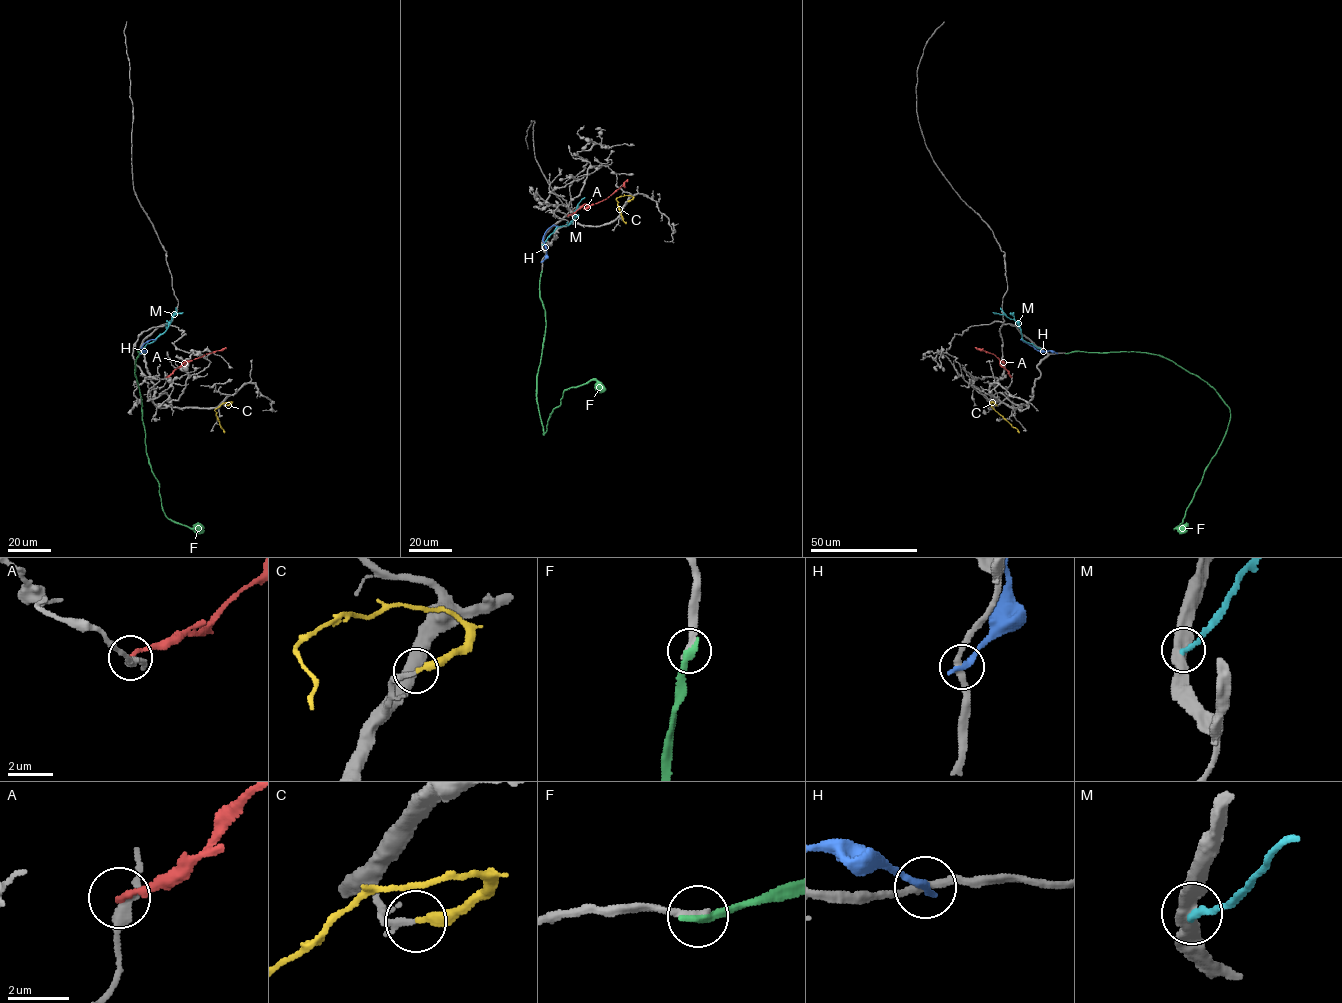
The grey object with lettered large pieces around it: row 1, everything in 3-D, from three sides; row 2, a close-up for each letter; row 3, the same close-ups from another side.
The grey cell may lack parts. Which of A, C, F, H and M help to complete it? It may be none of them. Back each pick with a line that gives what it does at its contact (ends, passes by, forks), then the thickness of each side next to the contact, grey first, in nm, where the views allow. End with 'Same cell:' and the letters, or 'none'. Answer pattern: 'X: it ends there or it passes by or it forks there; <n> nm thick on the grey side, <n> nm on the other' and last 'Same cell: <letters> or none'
C: it ends there; 220 nm thick on the grey side, 300 nm on the other
Same cell: C

